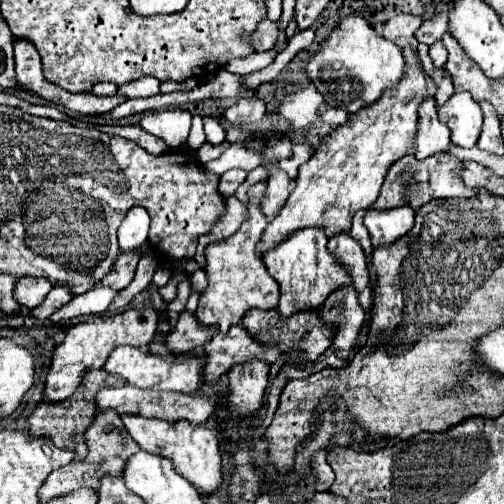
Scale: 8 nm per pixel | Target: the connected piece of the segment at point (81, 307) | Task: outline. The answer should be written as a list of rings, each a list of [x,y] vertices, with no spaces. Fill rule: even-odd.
[[[95,286],[87,294],[83,294],[79,298],[73,298],[69,304],[61,306],[59,310],[55,310],[49,316],[49,320],[57,324],[61,320],[69,320],[69,318],[75,318],[75,316],[103,314],[117,294],[119,294],[117,290],[107,290],[107,286]]]

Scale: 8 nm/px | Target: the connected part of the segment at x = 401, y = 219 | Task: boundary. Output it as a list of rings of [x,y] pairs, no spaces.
[[[397,206],[389,210],[365,210],[363,222],[367,230],[371,232],[373,246],[389,246],[397,238],[401,238],[405,232],[413,228],[413,208],[411,206]]]

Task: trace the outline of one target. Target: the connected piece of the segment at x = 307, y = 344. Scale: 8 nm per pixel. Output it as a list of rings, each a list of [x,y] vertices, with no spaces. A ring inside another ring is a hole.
[[[249,310],[243,320],[241,320],[243,328],[251,334],[253,340],[265,344],[265,346],[279,346],[281,352],[289,352],[289,350],[299,350],[303,360],[315,362],[317,358],[323,356],[323,352],[331,346],[331,336],[333,336],[333,328],[325,326],[319,312],[315,310],[305,310],[299,314],[293,314],[291,318],[279,318],[277,310]]]

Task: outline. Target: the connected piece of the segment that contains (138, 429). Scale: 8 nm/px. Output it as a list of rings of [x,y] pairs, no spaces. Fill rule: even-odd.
[[[121,416],[127,432],[131,438],[141,446],[141,450],[147,450],[151,454],[163,456],[173,462],[173,468],[187,478],[203,496],[211,496],[223,482],[223,472],[221,472],[221,454],[219,454],[219,444],[217,438],[213,436],[211,430],[203,426],[189,426],[189,422],[177,422],[169,424],[163,420],[149,420],[149,418],[139,418],[139,416]]]

